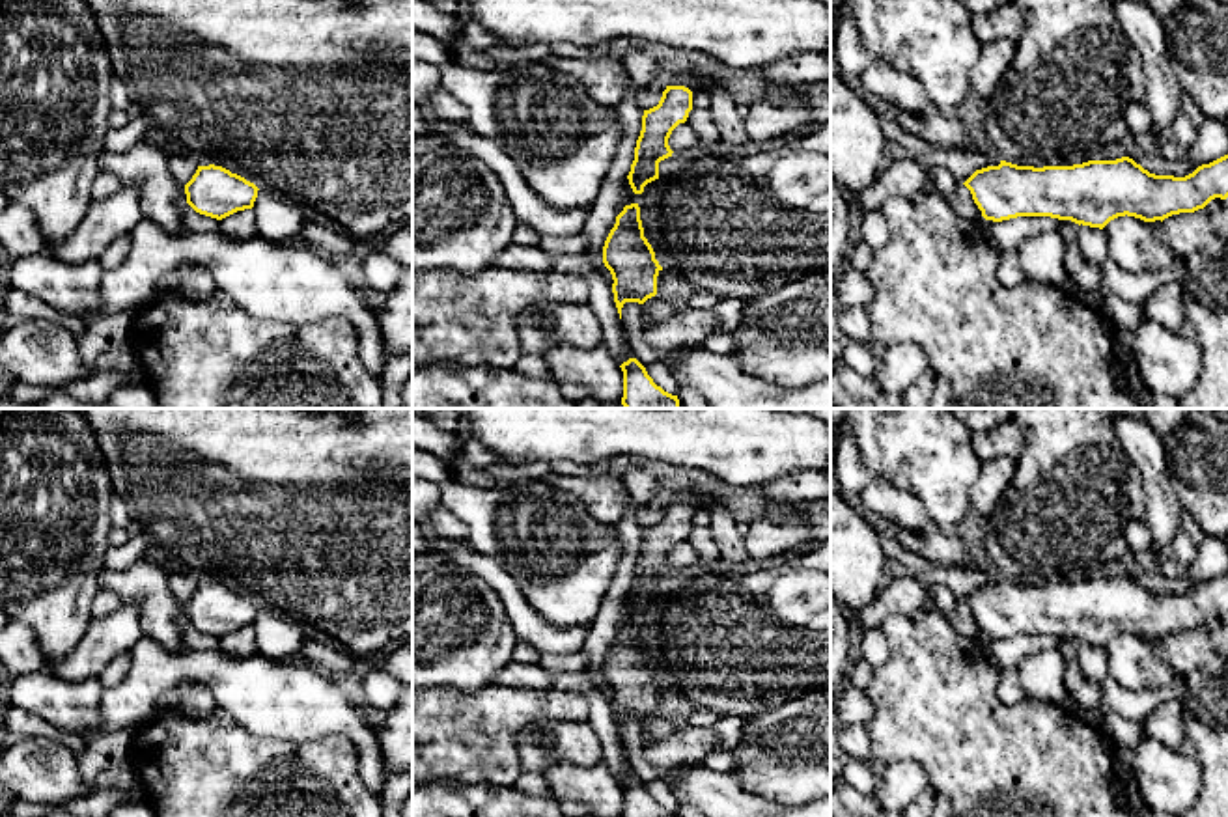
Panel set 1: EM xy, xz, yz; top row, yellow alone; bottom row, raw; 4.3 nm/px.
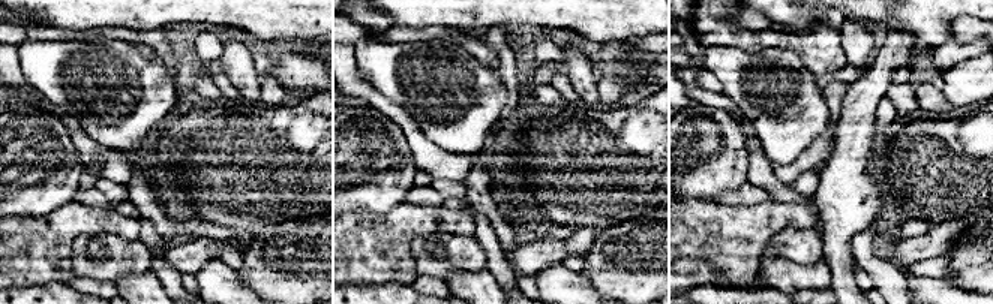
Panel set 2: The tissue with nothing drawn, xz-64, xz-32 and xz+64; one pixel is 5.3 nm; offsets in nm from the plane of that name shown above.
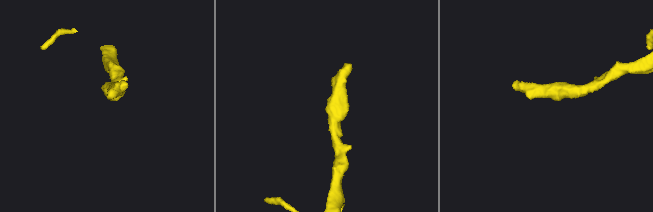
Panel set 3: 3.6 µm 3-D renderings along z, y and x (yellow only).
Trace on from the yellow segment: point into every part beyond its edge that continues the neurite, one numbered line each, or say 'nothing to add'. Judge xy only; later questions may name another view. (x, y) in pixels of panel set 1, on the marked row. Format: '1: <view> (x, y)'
nothing to add

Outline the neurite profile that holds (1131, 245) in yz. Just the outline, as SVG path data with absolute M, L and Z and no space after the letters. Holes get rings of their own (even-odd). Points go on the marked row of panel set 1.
M1118 216L1105 228L1107 257L1127 272L1159 272L1176 267L1174 250L1157 239L1148 222Z

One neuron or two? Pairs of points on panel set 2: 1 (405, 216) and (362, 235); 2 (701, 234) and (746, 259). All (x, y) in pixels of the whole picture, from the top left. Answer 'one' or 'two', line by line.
1: one
2: one

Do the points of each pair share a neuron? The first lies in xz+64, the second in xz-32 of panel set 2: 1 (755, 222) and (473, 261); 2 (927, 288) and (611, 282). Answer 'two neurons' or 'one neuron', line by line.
1: two neurons
2: two neurons

